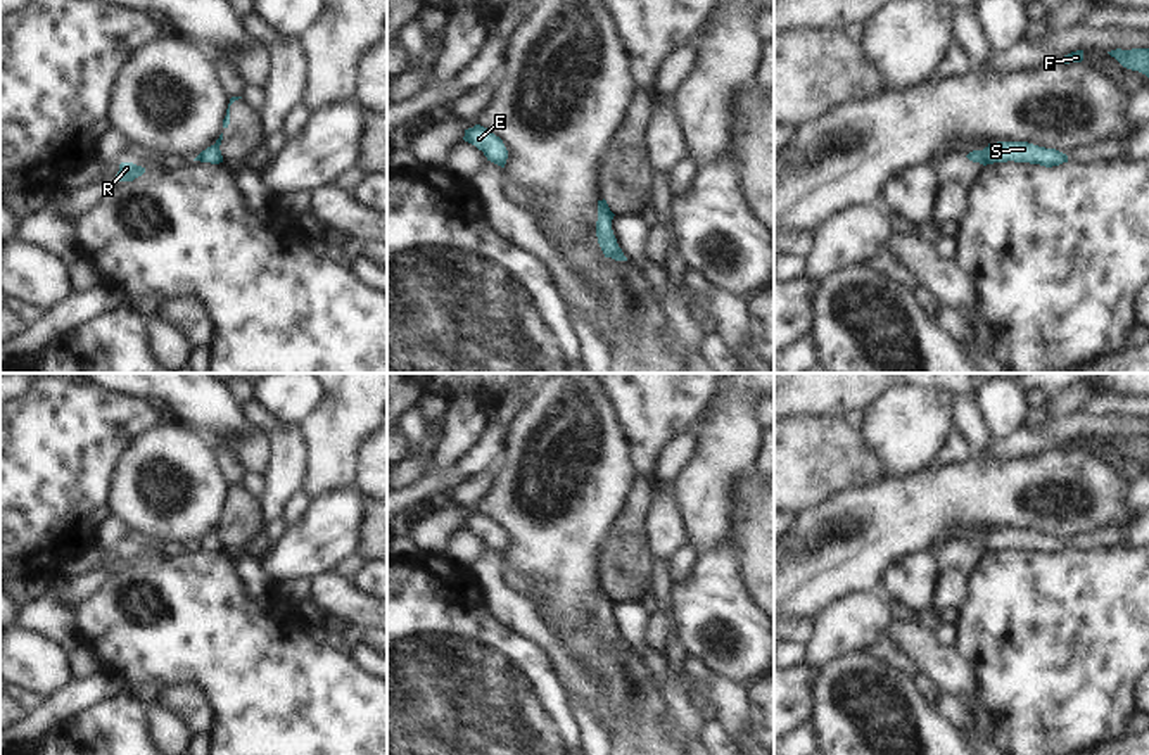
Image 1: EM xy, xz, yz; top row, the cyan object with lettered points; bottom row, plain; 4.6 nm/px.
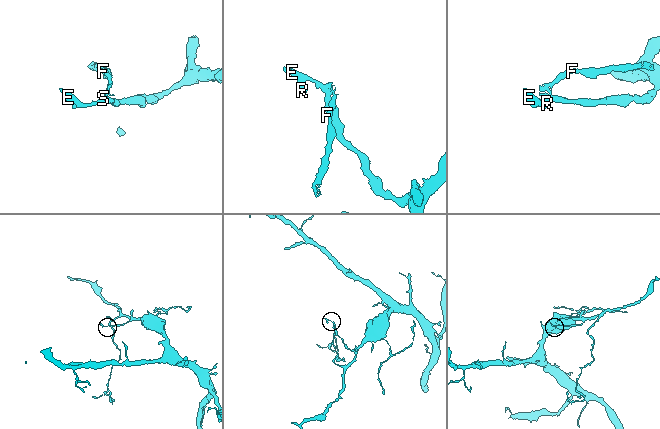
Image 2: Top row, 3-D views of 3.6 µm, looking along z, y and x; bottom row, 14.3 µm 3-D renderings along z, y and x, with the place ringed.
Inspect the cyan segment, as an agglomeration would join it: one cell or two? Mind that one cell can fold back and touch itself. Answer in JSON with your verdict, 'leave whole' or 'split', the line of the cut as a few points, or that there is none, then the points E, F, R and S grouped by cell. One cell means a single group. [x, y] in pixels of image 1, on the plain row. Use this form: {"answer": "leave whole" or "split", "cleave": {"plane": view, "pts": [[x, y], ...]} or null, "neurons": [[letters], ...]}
{"answer": "split", "cleave": {"plane": "xz", "pts": [[602, 588], [607, 593]]}, "neurons": [["E", "R", "S"], ["F"]]}

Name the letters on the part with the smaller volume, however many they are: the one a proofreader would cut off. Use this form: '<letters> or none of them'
F

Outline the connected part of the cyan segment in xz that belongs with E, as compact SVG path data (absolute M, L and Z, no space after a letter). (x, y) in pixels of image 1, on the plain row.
M475 511L473 515L465 517L463 527L482 537L487 548L505 555L508 537L503 527L496 523L492 518L480 511Z

